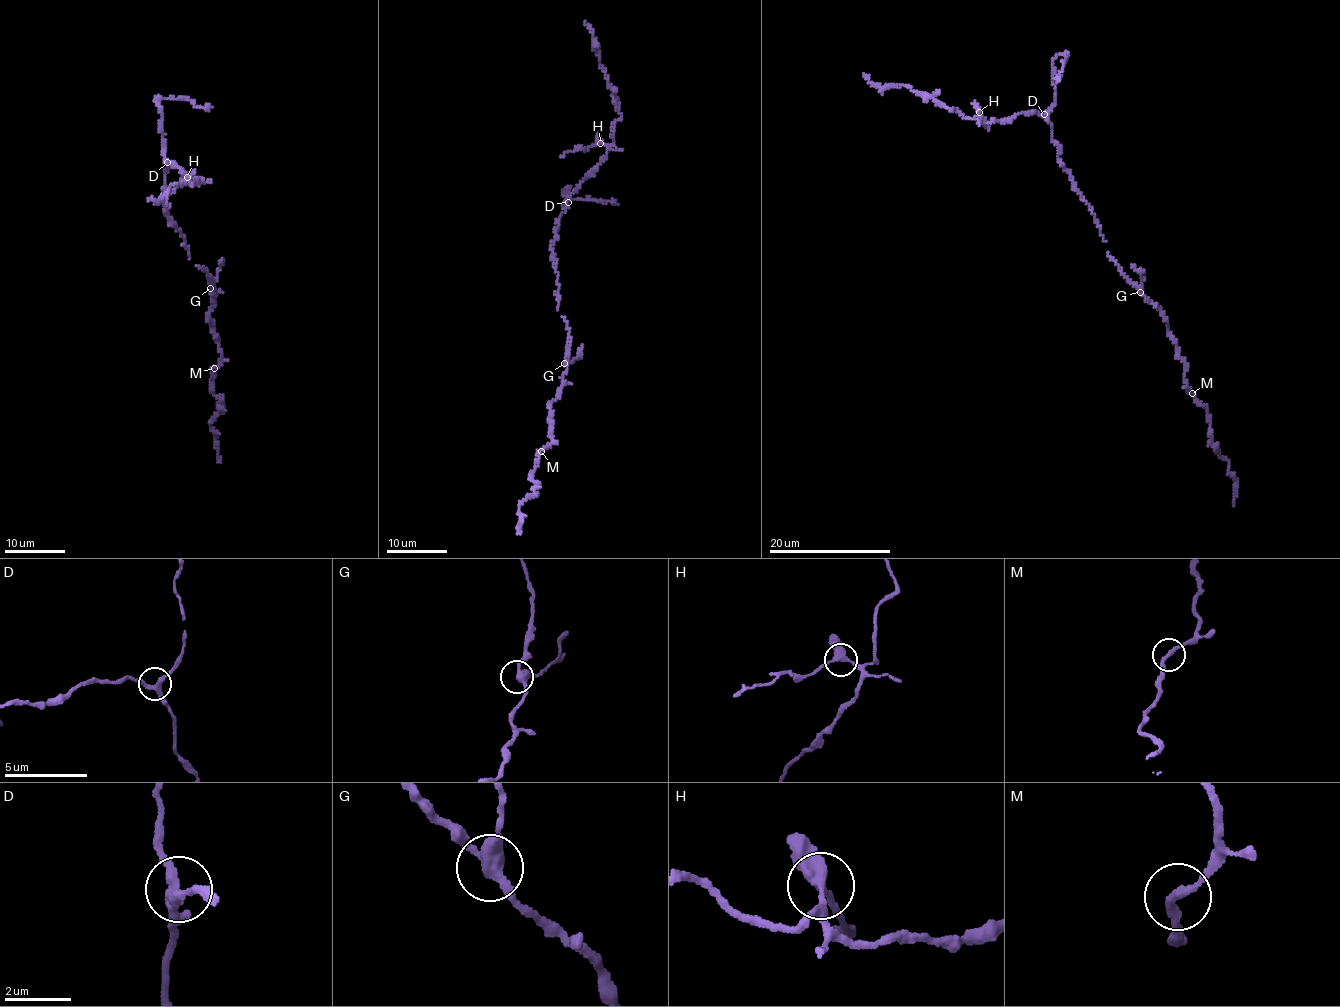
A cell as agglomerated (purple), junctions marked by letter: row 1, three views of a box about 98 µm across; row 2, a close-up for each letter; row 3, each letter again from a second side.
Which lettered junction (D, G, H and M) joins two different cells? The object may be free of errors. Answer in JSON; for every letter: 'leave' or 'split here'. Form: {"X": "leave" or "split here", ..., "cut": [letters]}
{"D": "leave", "G": "leave", "H": "split here", "M": "leave", "cut": ["H"]}

